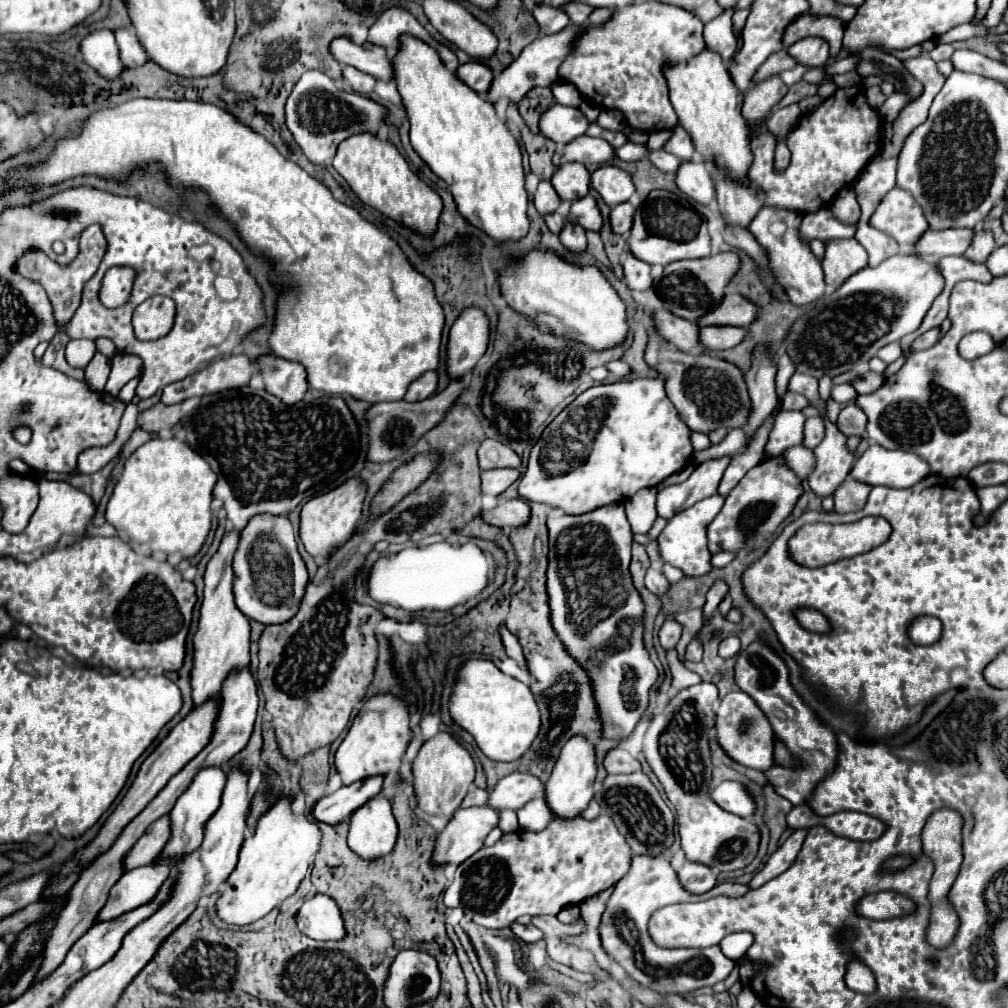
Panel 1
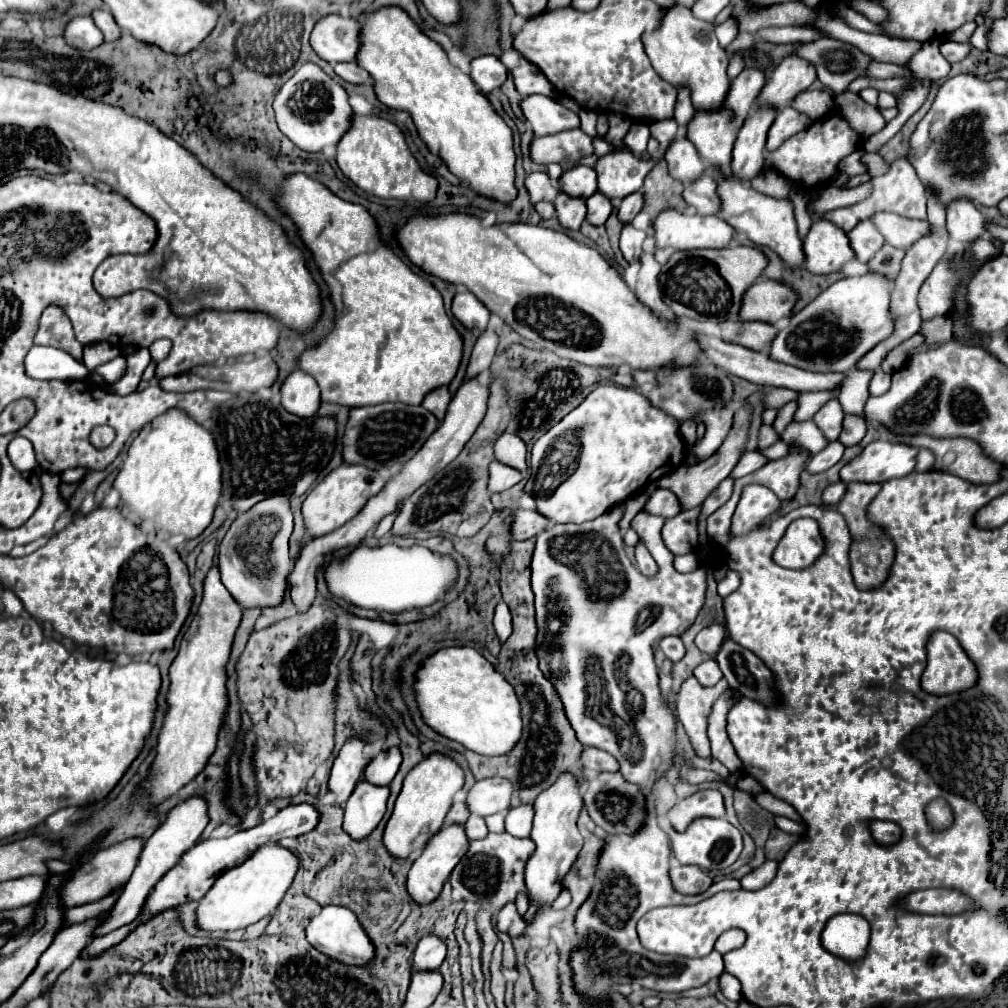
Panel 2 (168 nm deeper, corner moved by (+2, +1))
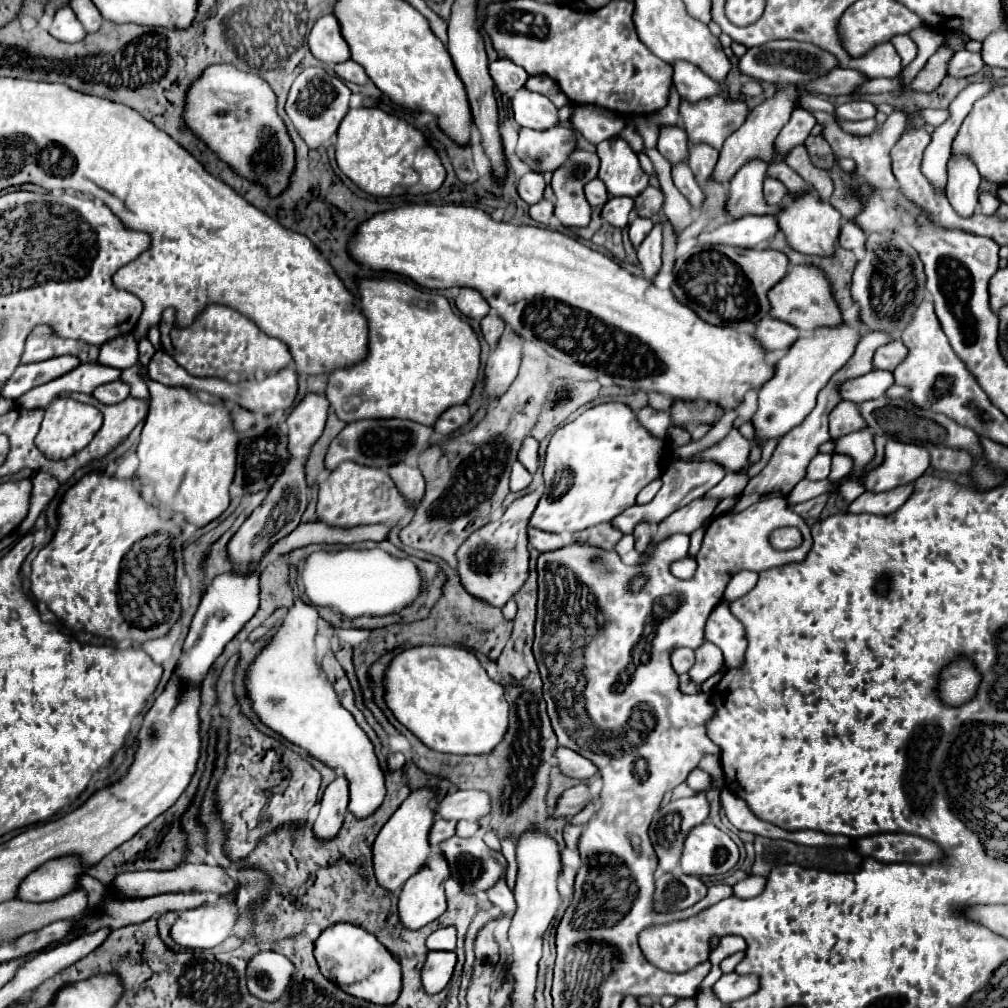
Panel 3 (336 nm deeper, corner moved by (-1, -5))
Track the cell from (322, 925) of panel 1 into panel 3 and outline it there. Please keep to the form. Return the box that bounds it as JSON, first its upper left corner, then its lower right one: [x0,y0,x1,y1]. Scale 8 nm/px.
[315,923,401,1005]

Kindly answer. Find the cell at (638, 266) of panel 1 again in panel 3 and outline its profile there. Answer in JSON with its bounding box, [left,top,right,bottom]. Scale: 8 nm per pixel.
[629,217,653,249]

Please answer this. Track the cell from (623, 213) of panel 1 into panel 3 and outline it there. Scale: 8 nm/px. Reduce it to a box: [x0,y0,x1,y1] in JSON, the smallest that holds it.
[635,185,663,219]

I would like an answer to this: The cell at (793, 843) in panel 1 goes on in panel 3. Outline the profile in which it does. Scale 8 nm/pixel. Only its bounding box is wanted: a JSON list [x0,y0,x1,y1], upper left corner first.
[733,875,767,899]

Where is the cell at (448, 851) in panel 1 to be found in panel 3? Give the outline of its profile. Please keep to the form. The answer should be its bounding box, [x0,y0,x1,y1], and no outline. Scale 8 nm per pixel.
[399,851,451,929]

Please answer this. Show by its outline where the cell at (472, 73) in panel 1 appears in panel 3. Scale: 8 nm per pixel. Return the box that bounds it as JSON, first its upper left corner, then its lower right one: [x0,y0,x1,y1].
[489,59,529,95]

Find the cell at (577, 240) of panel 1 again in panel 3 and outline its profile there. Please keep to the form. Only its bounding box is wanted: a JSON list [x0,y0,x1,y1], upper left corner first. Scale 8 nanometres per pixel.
[553,151,599,229]

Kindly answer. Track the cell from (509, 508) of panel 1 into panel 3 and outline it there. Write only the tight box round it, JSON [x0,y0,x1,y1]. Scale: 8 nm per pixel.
[527,529,569,551]

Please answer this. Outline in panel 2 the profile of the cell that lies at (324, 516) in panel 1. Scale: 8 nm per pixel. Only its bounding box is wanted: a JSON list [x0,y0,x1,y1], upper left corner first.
[302,463,386,537]

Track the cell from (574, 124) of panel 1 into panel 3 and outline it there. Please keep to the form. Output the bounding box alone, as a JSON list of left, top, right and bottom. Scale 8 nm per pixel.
[511,89,559,131]

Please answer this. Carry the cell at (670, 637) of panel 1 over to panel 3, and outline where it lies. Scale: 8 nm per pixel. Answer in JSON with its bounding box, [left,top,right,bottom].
[671,649,695,675]

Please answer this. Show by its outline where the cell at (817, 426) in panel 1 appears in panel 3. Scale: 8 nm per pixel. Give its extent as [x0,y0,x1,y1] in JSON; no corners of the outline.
[829,401,867,439]

